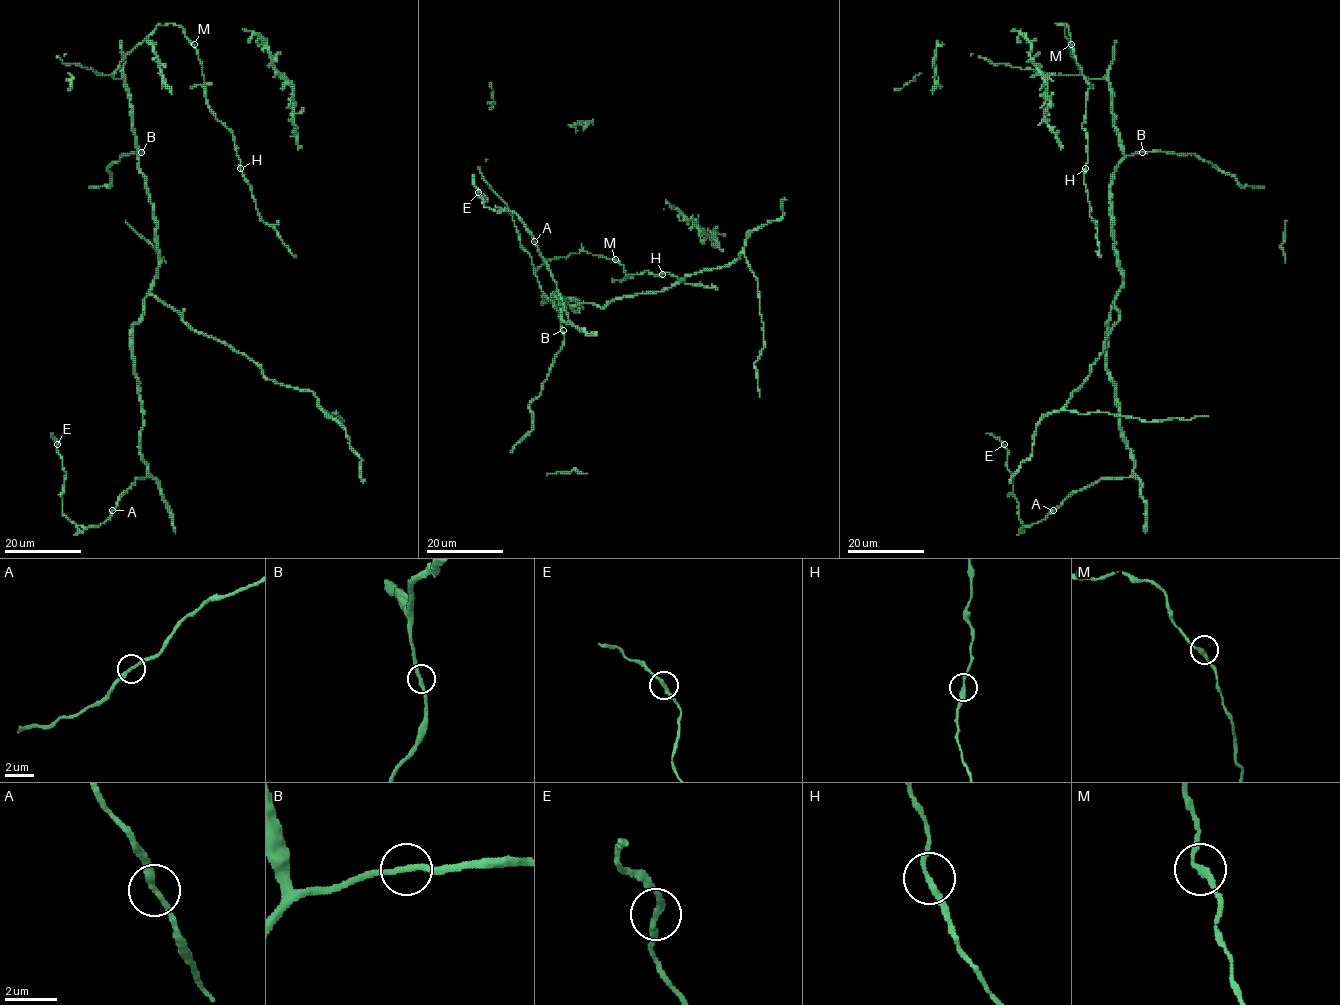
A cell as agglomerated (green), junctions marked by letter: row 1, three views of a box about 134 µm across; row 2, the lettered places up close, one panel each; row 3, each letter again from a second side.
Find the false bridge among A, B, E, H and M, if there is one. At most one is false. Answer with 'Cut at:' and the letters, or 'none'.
Cut at: none

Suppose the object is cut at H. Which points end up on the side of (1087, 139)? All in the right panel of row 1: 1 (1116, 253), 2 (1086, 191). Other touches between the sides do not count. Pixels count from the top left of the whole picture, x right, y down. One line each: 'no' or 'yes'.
1: yes
2: no

